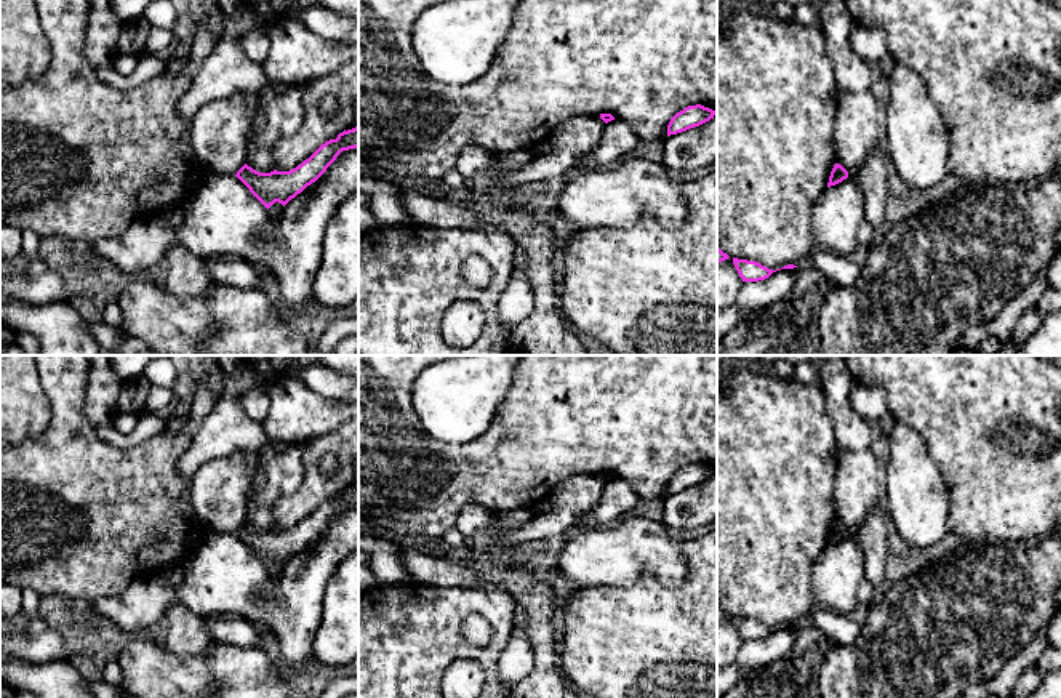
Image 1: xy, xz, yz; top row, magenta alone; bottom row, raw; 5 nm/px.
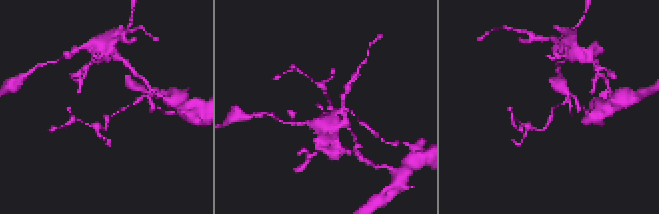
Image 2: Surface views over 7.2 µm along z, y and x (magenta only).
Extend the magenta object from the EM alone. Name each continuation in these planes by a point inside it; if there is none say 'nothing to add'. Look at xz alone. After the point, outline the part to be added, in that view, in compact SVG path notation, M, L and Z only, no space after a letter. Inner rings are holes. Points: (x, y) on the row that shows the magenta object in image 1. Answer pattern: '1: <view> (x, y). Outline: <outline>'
nothing to add

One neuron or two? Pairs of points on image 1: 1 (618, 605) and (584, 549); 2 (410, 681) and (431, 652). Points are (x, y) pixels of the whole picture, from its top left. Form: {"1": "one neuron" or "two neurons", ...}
{"1": "two neurons", "2": "one neuron"}

